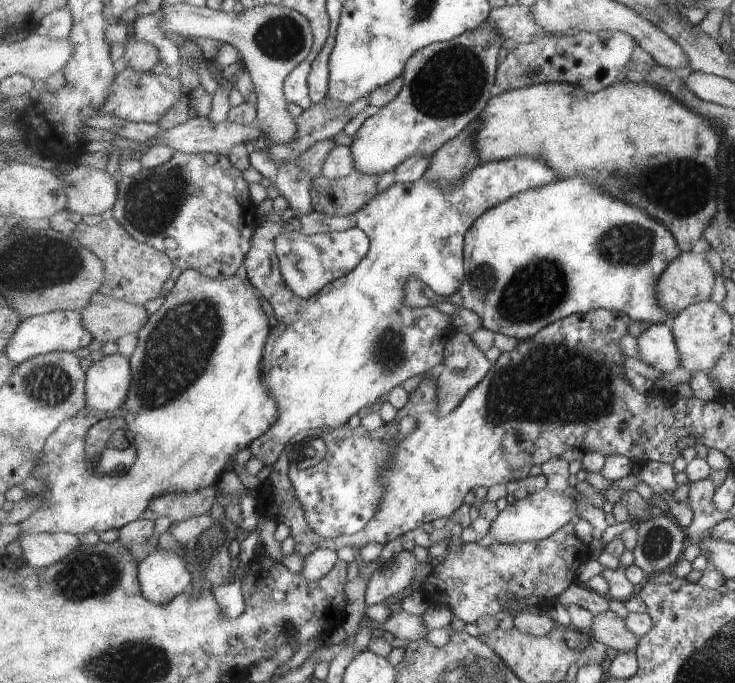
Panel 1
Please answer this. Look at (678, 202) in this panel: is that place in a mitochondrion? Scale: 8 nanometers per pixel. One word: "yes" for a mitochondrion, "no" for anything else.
yes

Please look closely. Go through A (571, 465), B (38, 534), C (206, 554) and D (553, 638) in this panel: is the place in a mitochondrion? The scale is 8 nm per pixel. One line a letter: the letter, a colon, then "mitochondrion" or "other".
A: other
B: other
C: mitochondrion
D: other

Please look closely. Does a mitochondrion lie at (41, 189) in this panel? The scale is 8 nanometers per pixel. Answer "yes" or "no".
no

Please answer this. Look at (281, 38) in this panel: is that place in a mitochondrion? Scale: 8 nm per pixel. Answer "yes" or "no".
yes

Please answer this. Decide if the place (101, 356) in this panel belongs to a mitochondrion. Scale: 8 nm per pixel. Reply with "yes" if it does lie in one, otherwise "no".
no

